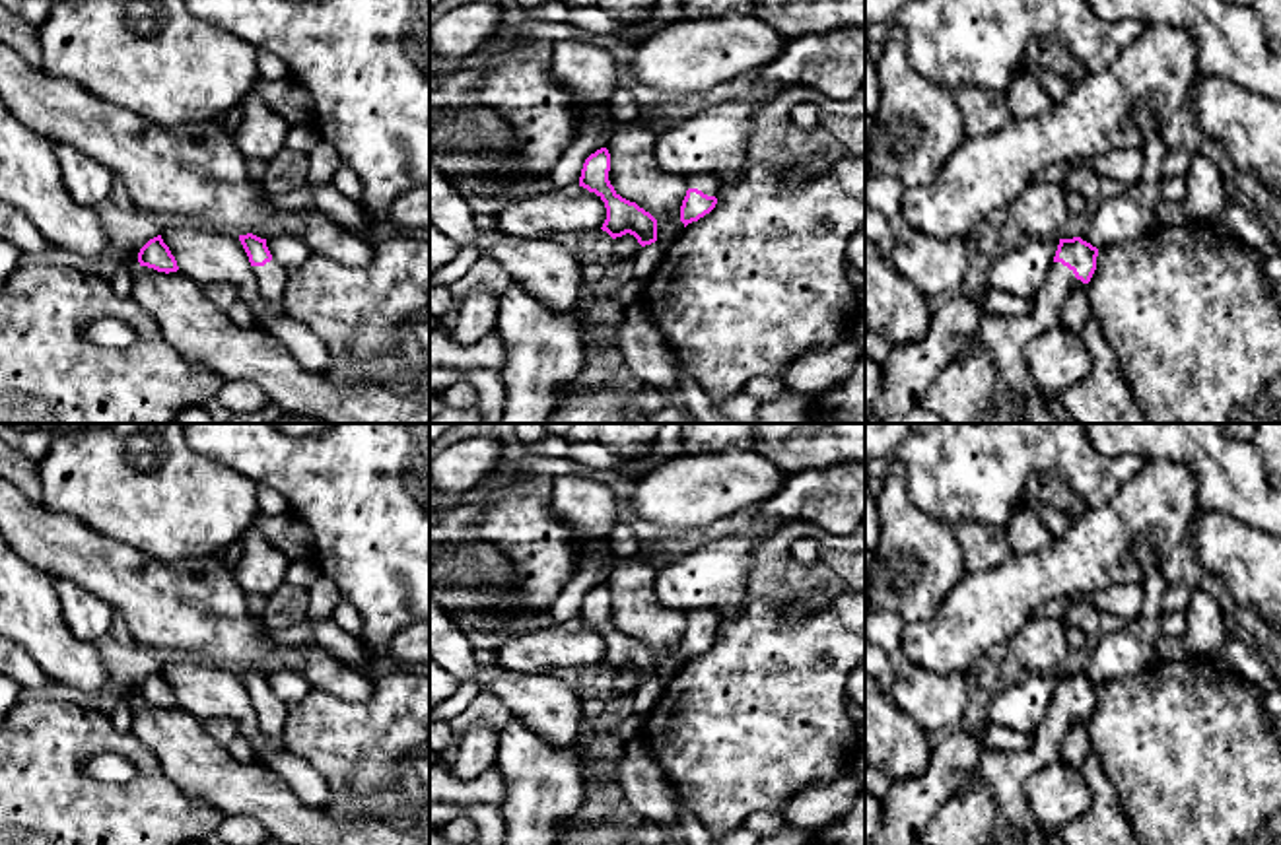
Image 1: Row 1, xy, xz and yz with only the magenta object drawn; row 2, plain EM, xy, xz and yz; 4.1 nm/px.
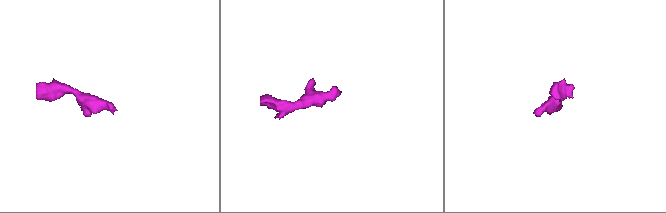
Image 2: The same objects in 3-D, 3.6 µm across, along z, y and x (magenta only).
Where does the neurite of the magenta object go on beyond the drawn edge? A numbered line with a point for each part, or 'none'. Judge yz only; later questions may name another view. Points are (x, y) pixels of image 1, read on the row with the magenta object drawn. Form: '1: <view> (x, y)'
1: yz (992, 387)

